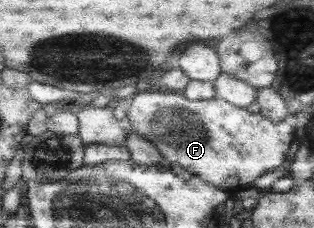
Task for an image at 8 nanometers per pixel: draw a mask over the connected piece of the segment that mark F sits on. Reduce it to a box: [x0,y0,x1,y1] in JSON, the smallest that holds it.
[124,91,297,194]

